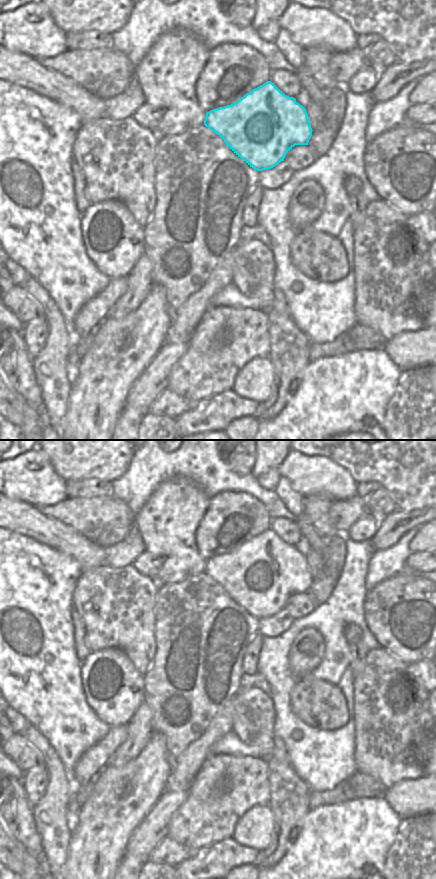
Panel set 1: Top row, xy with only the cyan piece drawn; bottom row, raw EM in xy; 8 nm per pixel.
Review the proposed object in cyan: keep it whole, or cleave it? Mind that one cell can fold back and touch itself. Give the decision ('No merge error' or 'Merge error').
No merge error.

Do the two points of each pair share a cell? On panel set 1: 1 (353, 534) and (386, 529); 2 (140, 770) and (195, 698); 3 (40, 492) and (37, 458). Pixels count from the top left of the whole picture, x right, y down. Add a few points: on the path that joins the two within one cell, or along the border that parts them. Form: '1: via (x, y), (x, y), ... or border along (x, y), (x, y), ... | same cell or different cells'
1: border along (380, 517), (378, 529), (371, 538) | different cells
2: border along (153, 731), (165, 738), (172, 758) | different cells
3: via (40, 483), (40, 472), (45, 466) | same cell

